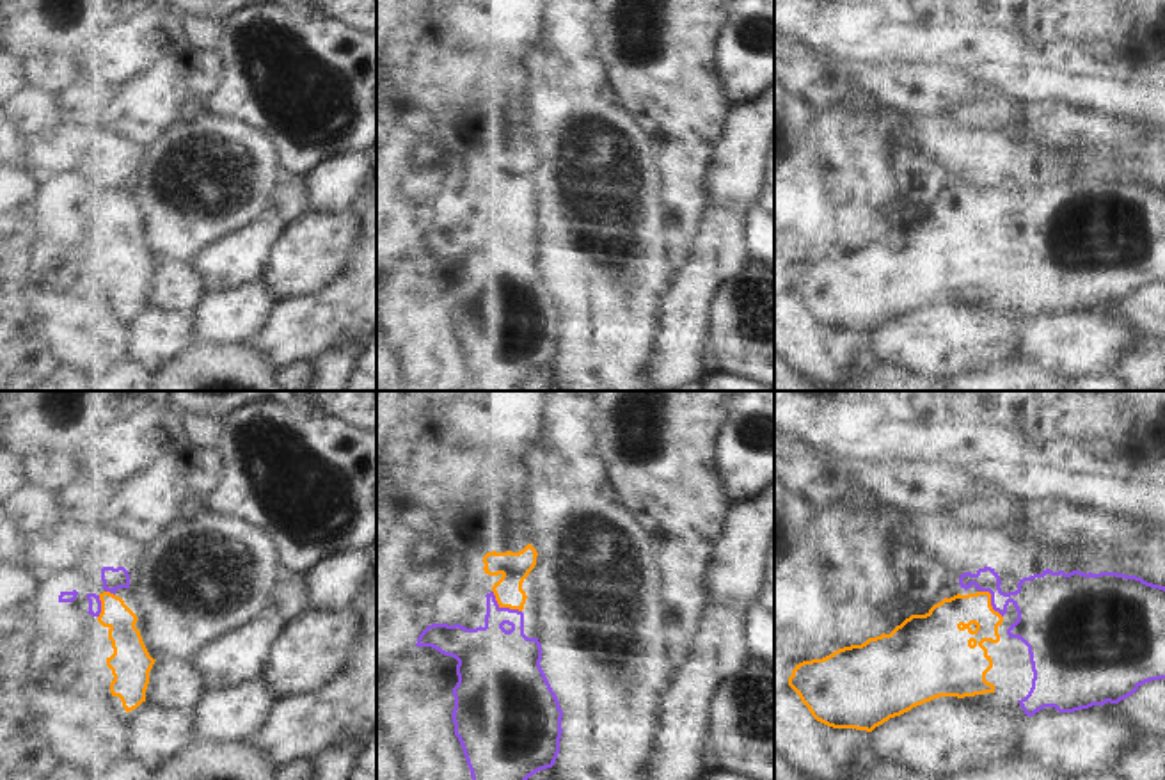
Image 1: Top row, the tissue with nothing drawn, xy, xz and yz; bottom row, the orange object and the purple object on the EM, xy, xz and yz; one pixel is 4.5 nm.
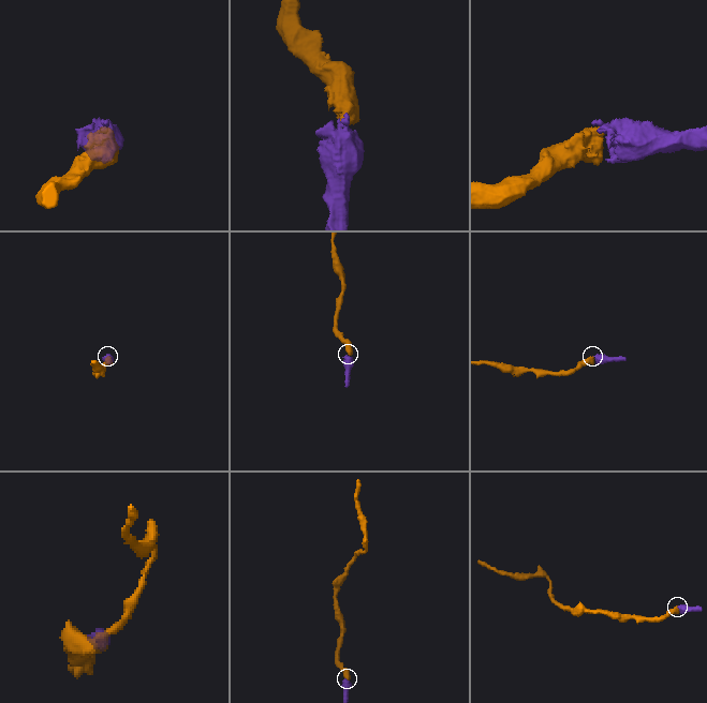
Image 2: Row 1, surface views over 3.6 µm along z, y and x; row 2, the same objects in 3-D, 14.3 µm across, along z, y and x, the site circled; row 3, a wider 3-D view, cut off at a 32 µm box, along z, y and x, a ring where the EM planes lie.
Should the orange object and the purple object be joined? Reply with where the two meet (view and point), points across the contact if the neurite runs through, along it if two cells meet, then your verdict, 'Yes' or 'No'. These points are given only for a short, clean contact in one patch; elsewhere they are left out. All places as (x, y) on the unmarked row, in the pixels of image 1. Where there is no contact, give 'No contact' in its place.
Touches orange at xz (503, 208). Path across: xz (515, 169), (503, 208), (494, 221), (491, 262). Yes.

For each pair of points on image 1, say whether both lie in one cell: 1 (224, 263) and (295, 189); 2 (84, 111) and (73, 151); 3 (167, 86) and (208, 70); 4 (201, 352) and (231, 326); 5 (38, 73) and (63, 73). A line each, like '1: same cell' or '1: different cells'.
1: same cell
2: different cells
3: same cell
4: different cells
5: same cell

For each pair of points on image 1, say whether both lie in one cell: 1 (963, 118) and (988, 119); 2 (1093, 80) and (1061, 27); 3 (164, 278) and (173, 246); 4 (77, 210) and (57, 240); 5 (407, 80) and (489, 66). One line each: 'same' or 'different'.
1: same
2: different
3: different
4: same
5: same

